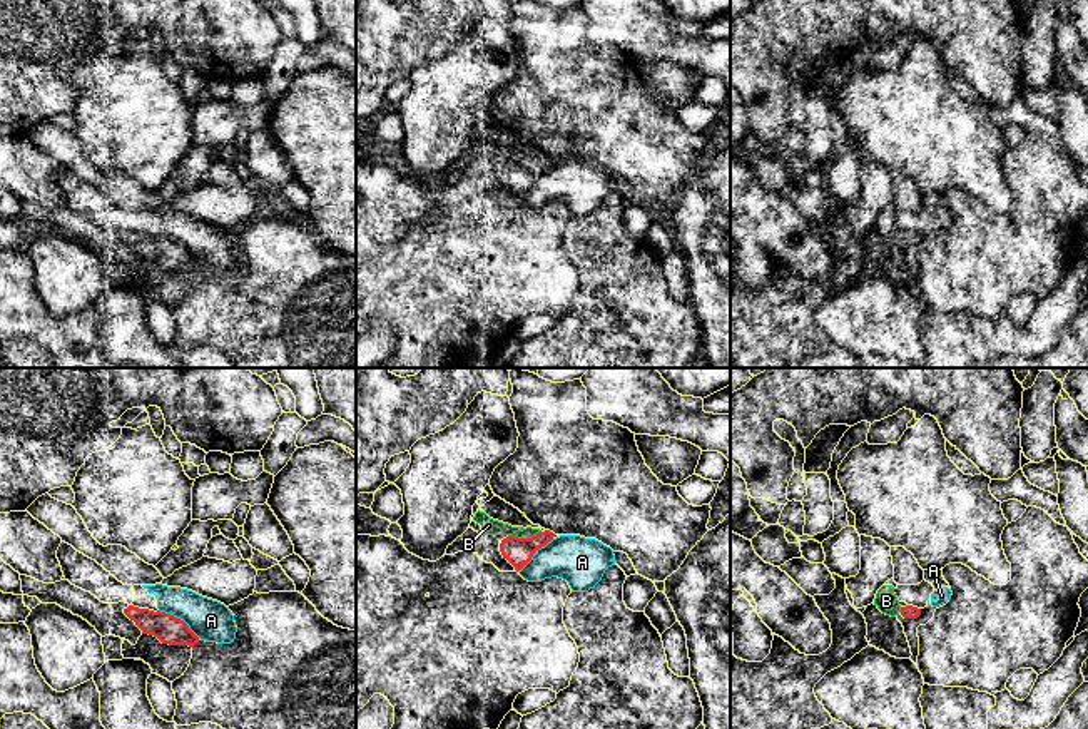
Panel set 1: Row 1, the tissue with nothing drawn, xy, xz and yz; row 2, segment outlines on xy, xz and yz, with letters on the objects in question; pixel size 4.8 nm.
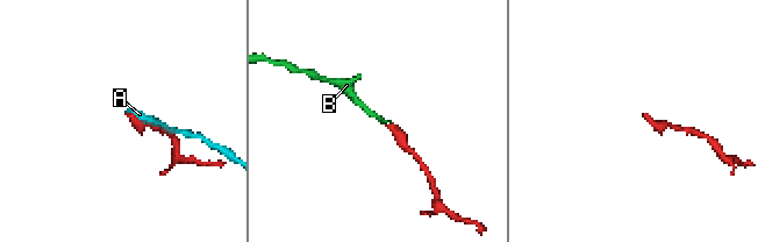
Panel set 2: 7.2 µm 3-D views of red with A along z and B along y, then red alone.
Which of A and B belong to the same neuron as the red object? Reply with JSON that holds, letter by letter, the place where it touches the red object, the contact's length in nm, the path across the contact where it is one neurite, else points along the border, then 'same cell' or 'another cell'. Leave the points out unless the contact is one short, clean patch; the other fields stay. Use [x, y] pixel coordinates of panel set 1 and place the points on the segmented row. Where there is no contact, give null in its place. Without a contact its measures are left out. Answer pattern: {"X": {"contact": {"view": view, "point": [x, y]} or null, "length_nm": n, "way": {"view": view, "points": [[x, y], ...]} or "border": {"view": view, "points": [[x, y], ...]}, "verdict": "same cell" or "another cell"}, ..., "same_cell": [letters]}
{"A": {"contact": {"view": "xy", "point": [179, 619]}, "length_nm": 240, "verdict": "another cell"}, "B": {"contact": {"view": "xz", "point": [523, 539]}, "length_nm": 160, "verdict": "same cell"}, "same_cell": ["B"]}

